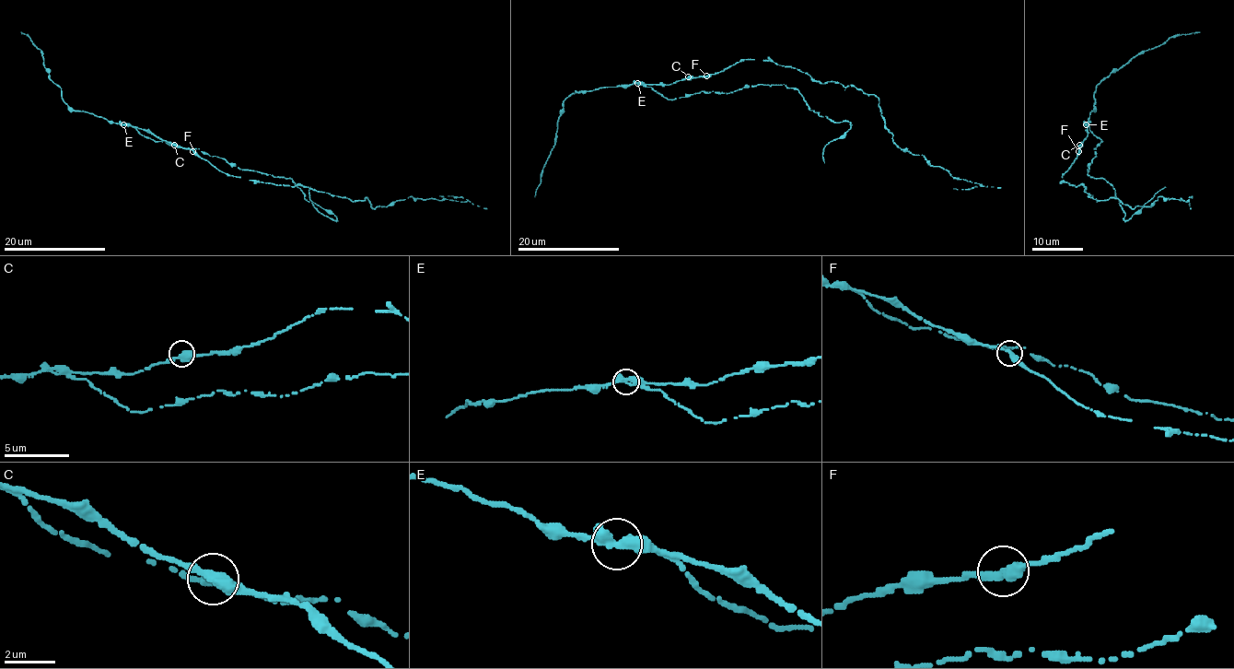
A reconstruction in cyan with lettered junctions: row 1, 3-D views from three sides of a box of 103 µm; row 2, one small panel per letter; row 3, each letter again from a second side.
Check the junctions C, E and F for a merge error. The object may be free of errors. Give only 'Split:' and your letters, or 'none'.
Split: none

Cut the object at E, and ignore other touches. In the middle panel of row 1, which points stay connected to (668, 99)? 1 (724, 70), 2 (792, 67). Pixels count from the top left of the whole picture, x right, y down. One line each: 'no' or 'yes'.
1: no
2: no

